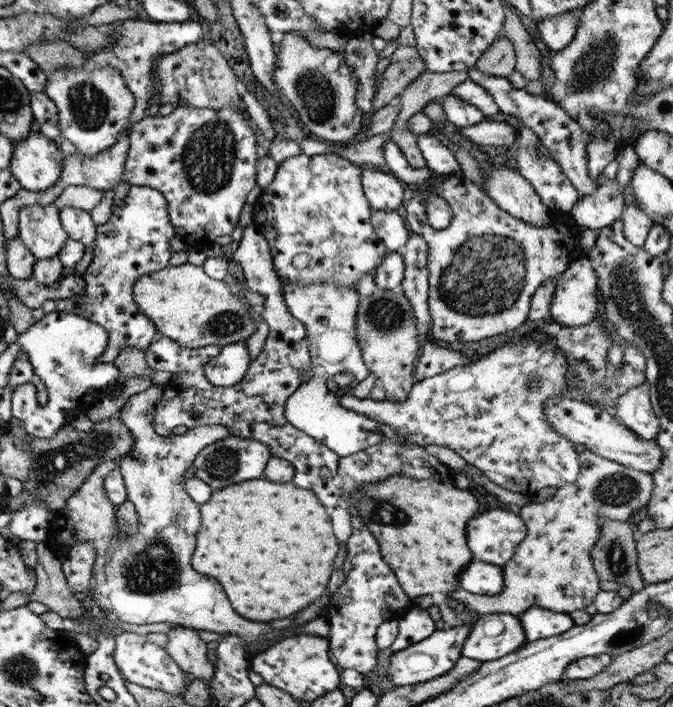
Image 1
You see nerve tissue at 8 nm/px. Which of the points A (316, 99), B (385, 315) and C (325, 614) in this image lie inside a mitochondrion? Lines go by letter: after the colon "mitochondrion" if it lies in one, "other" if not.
A: mitochondrion
B: mitochondrion
C: other

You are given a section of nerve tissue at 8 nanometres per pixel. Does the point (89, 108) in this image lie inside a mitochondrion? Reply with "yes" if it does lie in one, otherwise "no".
yes

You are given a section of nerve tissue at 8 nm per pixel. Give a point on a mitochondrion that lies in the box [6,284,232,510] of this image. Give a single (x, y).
(52, 464)

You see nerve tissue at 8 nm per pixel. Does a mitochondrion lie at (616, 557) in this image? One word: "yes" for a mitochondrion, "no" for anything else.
yes

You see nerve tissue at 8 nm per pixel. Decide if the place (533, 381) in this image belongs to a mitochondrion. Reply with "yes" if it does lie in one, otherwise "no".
yes

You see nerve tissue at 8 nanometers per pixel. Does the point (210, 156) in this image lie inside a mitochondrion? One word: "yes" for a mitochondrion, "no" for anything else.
yes

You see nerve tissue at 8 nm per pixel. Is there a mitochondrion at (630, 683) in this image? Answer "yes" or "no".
no

